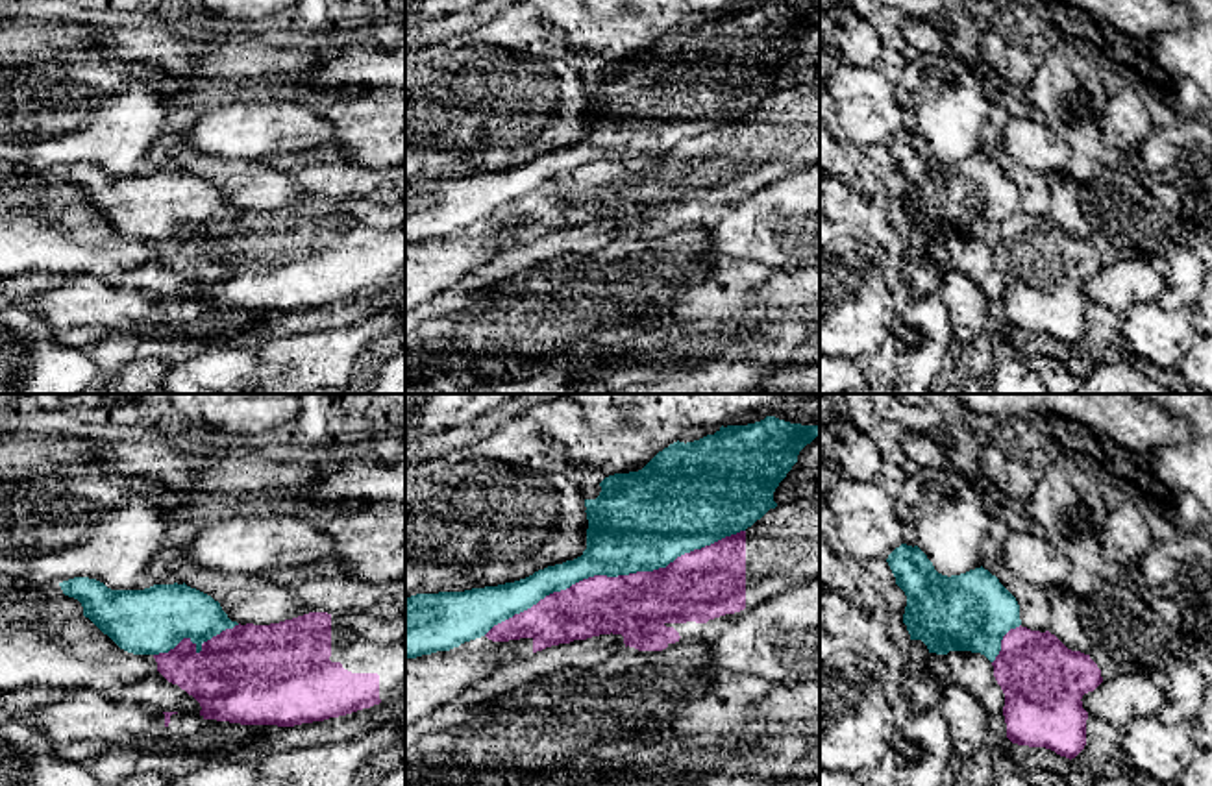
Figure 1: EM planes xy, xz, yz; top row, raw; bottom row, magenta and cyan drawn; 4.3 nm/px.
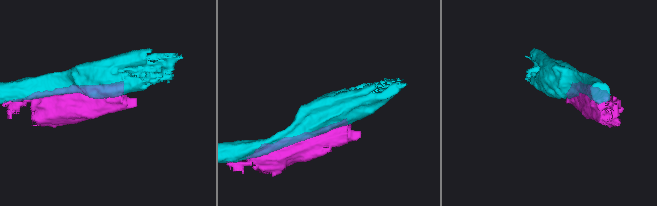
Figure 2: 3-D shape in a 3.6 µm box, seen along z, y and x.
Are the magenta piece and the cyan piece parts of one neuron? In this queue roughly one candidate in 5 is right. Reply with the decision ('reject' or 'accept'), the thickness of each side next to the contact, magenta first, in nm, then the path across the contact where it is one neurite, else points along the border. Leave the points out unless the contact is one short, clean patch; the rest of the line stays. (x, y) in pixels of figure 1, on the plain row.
reject | 280/400 nm

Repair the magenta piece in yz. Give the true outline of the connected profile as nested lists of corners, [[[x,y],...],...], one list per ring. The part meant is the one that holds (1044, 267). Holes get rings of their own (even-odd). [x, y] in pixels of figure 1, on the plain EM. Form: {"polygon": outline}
{"polygon": [[[1020,211],[1003,222],[992,252],[1005,279],[1007,324],[1075,344],[1086,331],[1081,285],[1103,268],[1090,240],[1068,235],[1049,216]]]}

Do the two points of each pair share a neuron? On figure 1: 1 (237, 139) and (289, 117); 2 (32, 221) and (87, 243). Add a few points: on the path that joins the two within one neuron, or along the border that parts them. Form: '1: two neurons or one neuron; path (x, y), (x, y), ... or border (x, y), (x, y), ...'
1: one neuron; path (250, 132), (276, 128)
2: one neuron; path (45, 226), (74, 241)

